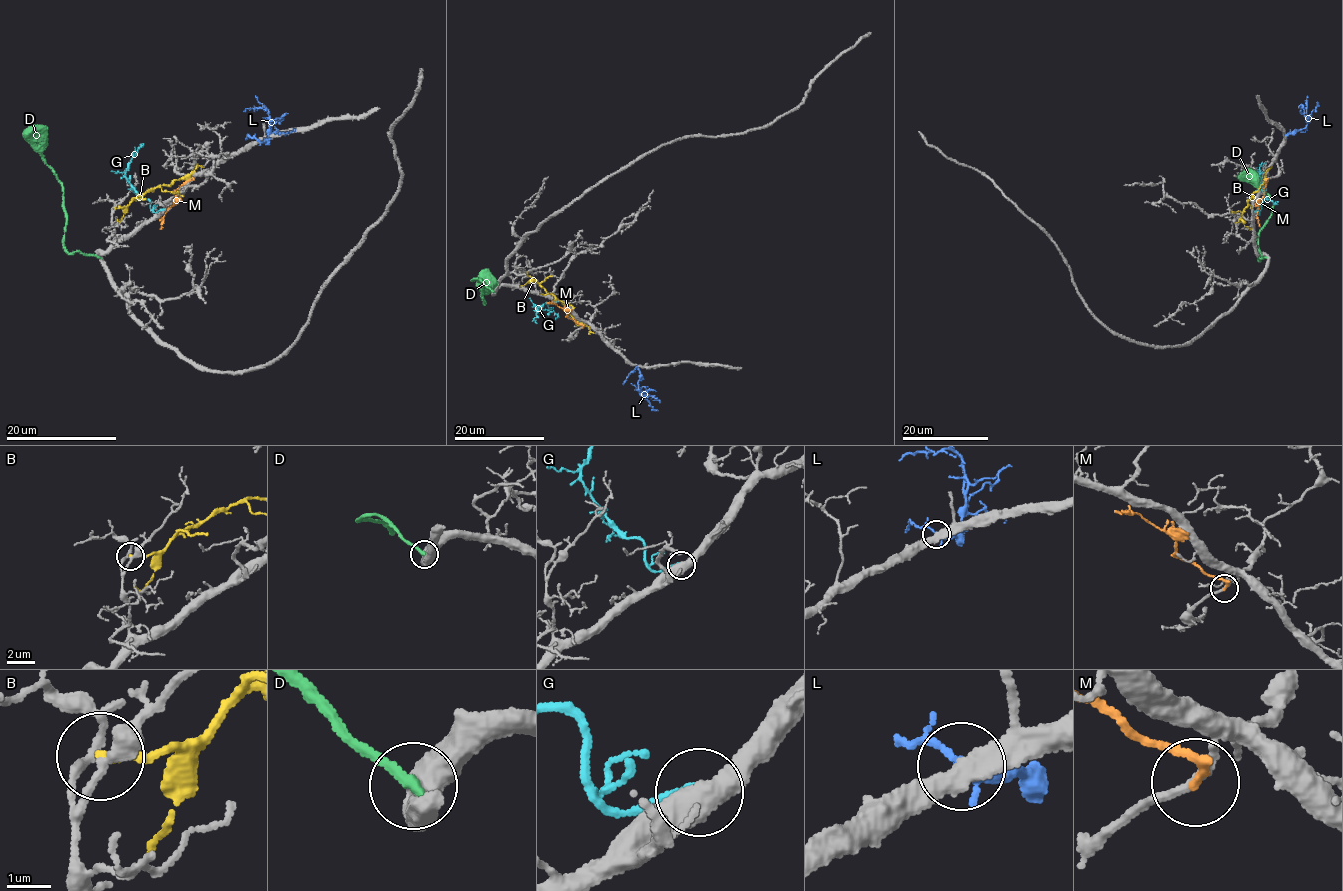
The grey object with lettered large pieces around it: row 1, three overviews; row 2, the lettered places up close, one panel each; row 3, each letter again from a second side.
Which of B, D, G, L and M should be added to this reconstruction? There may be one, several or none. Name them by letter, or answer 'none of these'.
G

